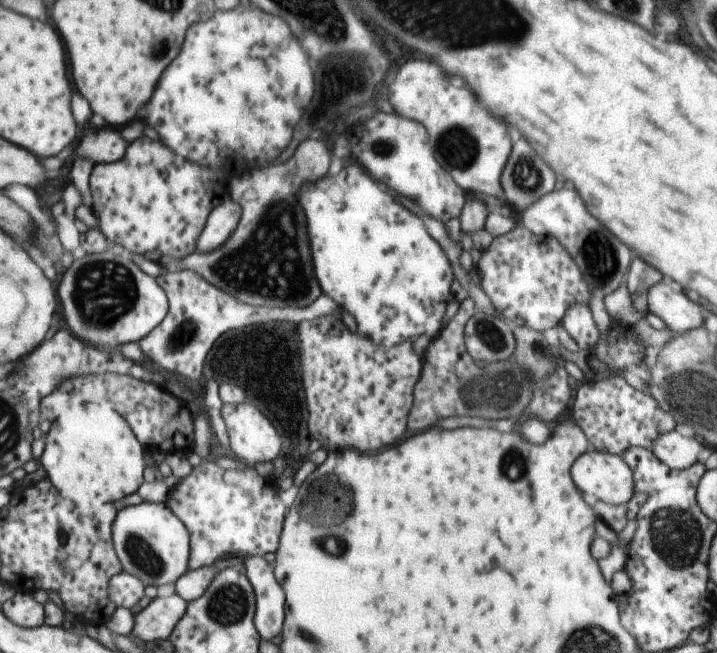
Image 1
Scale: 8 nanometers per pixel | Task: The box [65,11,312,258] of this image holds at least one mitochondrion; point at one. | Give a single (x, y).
(167, 41)

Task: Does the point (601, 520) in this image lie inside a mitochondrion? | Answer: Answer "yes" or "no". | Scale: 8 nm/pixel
no

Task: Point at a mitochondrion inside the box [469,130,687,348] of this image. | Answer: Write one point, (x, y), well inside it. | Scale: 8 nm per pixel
(599, 252)

